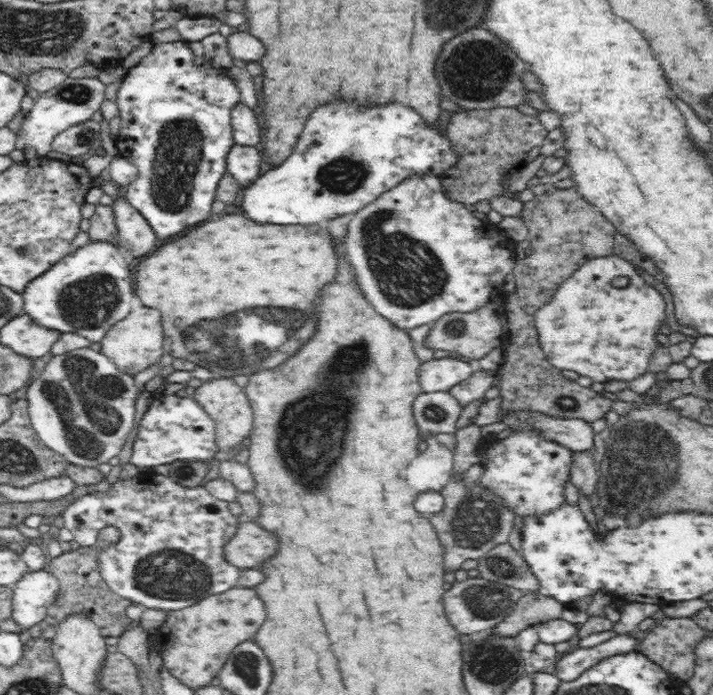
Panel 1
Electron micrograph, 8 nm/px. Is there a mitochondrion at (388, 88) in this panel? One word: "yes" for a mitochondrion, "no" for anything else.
no

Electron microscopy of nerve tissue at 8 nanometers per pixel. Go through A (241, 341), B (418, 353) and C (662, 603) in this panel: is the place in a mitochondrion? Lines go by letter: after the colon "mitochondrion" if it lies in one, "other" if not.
A: mitochondrion
B: other
C: other

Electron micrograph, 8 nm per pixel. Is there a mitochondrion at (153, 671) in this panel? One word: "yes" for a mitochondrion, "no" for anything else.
no

